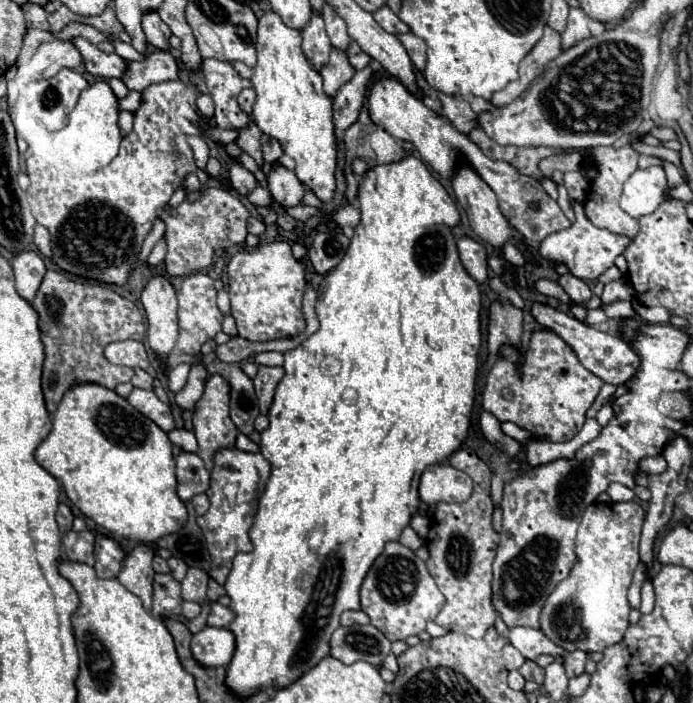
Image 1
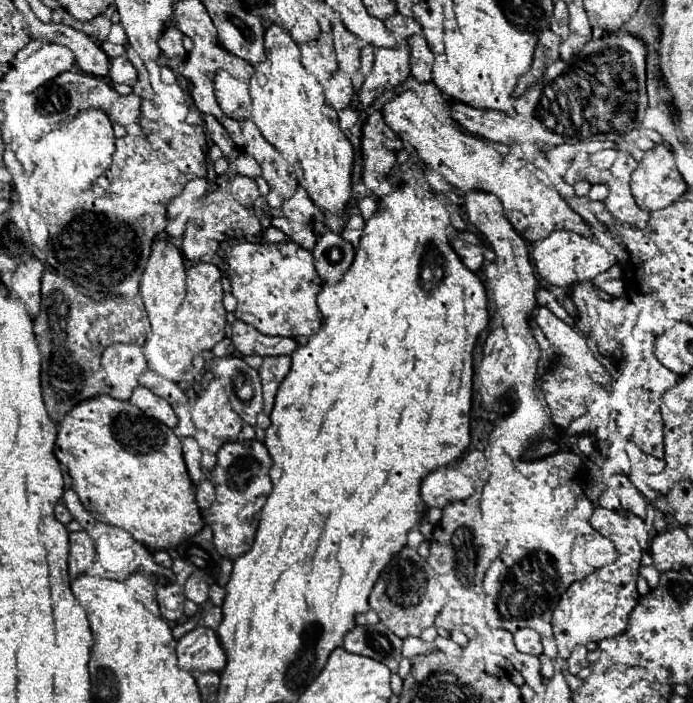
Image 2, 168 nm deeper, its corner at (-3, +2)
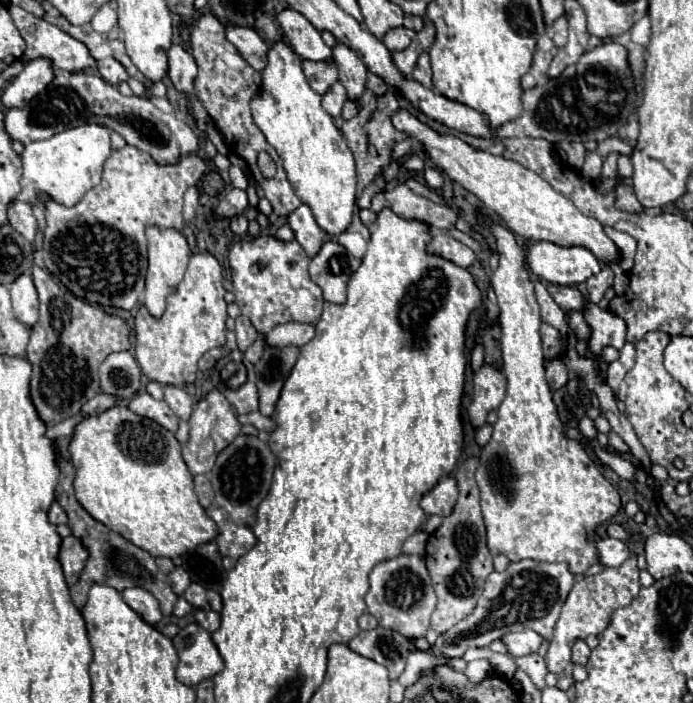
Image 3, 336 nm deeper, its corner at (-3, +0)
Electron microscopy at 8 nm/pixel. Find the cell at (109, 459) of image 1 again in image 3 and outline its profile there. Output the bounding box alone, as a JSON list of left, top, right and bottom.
[68,405,218,557]

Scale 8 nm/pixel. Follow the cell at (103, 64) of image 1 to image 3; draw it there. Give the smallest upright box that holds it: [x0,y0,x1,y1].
[8,5,96,71]

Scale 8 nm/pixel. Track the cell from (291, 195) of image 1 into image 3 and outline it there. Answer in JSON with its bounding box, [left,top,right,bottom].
[288,205,324,257]

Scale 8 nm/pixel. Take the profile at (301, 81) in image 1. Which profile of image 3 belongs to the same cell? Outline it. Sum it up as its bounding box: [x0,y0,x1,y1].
[250,41,356,235]

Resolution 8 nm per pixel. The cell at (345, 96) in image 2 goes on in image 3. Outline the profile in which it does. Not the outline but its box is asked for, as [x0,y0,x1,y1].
[322,81,348,117]

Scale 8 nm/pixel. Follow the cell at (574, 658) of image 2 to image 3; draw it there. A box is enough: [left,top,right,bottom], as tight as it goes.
[572,641,590,665]

